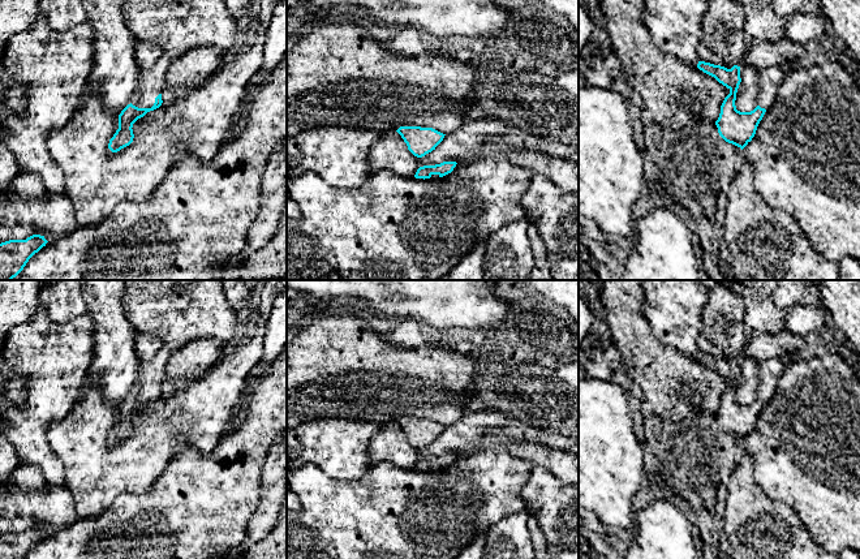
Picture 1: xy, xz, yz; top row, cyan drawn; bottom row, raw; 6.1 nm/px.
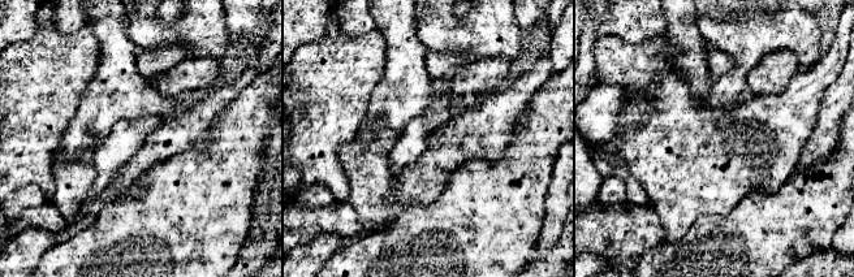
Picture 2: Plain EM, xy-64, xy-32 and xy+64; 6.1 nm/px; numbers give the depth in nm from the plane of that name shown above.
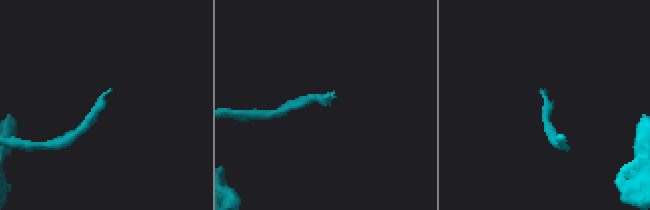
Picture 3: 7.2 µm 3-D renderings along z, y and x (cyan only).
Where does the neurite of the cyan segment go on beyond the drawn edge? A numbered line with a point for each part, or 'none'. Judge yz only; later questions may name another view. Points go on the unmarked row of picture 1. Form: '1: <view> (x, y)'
1: yz (769, 370)

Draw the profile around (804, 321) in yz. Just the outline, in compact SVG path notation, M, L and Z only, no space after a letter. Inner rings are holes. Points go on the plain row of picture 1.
M821 304L818 306L795 305L784 310L786 331L812 339L825 331L825 317L827 310Z

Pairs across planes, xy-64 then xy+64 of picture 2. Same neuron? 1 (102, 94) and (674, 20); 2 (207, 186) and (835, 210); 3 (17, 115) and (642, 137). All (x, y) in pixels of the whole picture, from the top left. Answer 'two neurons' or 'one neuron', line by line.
1: one neuron
2: one neuron
3: two neurons

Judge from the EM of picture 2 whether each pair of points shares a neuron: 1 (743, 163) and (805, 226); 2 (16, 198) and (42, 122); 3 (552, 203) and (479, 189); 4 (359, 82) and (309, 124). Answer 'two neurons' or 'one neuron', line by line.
1: two neurons
2: two neurons
3: two neurons
4: one neuron

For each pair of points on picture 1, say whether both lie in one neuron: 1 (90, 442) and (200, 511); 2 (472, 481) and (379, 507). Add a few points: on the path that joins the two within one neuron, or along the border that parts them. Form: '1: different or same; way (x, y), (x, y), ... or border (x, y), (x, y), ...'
1: different; border (173, 459), (146, 491), (125, 493)
2: same; way (448, 504), (446, 507), (403, 507)

